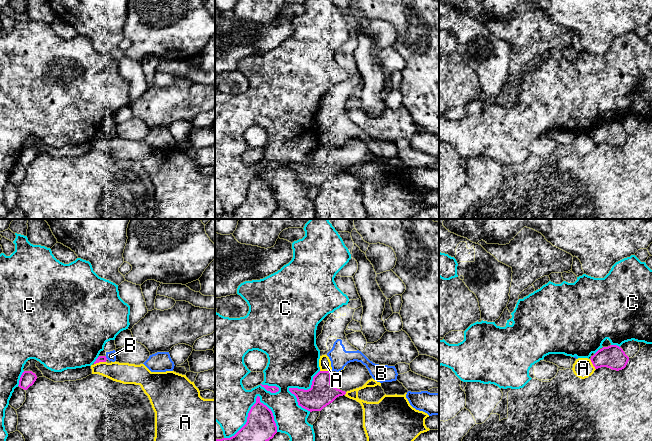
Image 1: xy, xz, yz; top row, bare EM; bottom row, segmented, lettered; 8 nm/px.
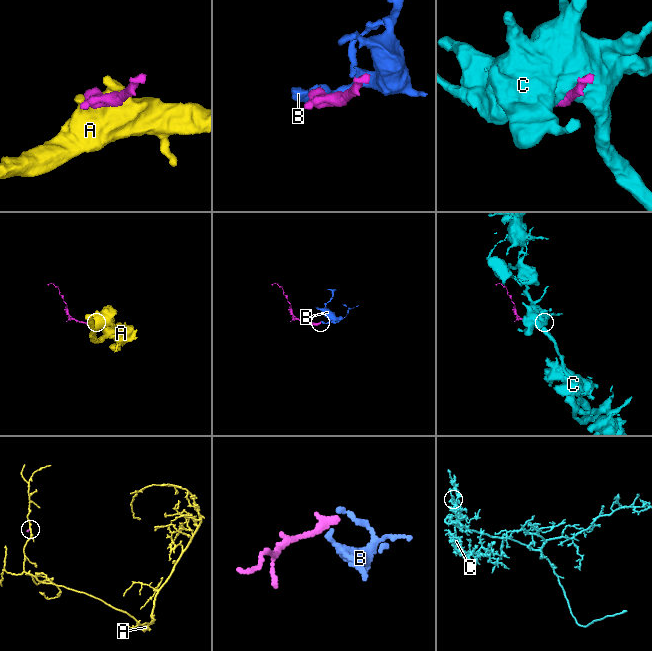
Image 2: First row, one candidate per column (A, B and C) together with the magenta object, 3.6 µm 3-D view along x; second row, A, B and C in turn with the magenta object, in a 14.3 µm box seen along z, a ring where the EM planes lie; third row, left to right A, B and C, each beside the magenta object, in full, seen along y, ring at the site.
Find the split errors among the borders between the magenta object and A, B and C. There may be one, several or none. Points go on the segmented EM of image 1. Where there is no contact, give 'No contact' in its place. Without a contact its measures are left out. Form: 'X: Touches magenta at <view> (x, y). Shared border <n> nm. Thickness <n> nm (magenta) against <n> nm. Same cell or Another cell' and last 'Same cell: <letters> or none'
A: Touches magenta at xy (99, 361). Shared border 100 nm. Thickness 50 nm (magenta) against 170 nm. Another cell
B: Touches magenta at xy (105, 357). Shared border 30 nm. Thickness 50 nm (magenta) against 80 nm. Another cell
C: Touches magenta at xz (249, 412). Shared border 440 nm. Thickness 240 nm (magenta) against 380 nm. Another cell
Same cell: none

